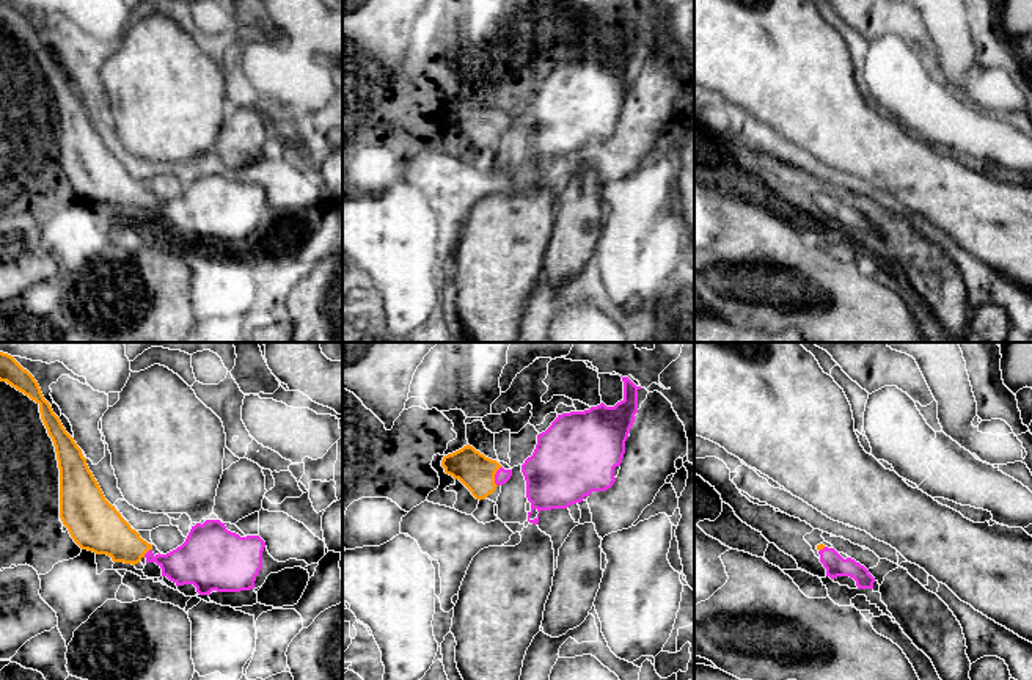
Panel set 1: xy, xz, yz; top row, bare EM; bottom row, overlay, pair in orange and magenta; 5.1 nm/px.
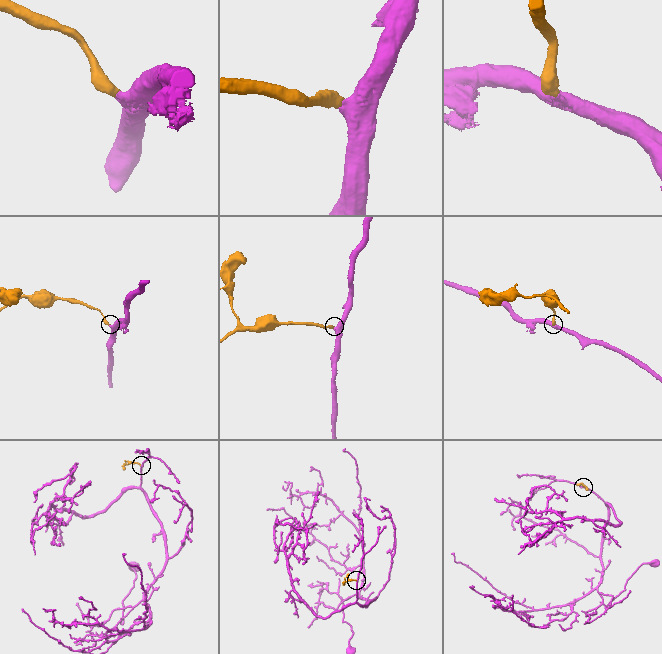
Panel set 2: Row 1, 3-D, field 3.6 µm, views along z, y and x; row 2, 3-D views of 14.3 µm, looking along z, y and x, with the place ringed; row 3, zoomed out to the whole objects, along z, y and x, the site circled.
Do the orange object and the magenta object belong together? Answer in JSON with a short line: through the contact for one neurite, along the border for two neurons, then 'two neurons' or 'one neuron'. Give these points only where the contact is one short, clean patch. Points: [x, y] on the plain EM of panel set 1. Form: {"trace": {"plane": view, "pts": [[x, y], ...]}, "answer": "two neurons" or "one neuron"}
{"trace": {"plane": "xz", "pts": [[476, 120], [494, 124], [501, 124]]}, "answer": "one neuron"}

